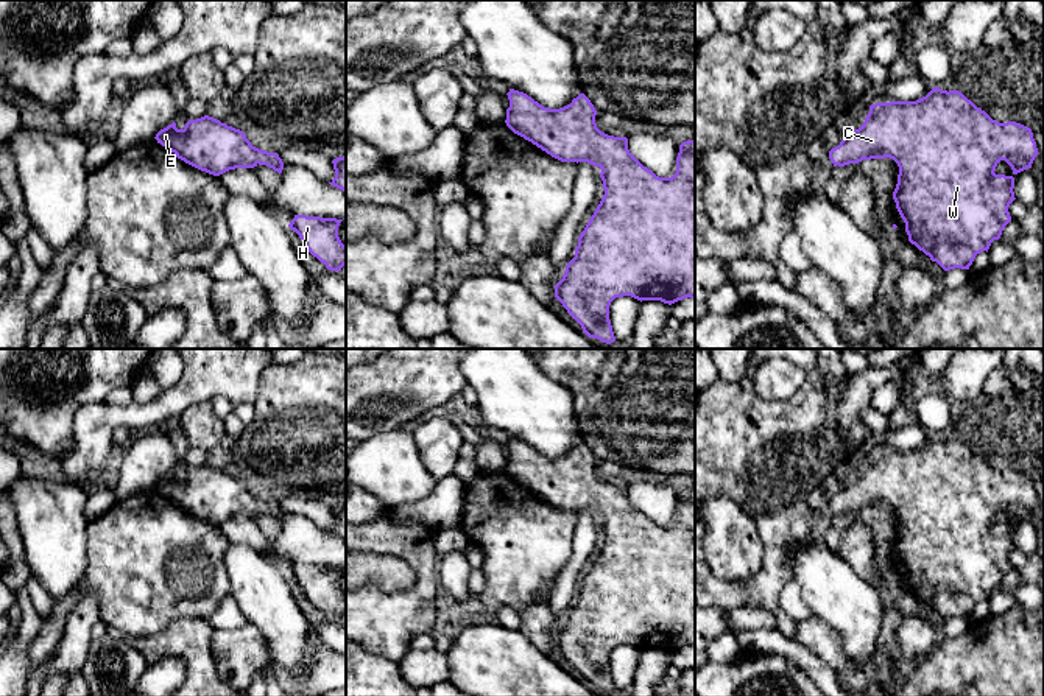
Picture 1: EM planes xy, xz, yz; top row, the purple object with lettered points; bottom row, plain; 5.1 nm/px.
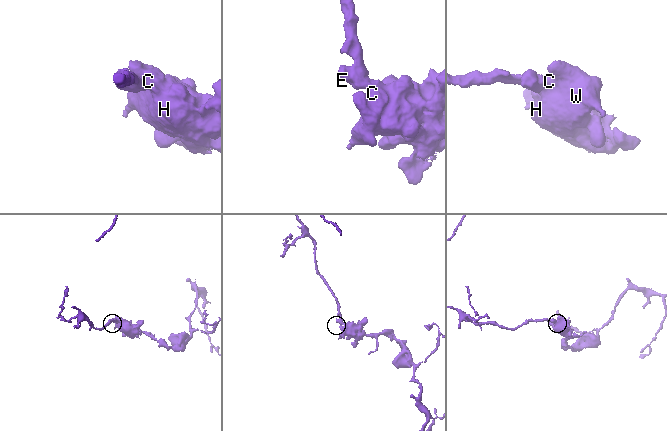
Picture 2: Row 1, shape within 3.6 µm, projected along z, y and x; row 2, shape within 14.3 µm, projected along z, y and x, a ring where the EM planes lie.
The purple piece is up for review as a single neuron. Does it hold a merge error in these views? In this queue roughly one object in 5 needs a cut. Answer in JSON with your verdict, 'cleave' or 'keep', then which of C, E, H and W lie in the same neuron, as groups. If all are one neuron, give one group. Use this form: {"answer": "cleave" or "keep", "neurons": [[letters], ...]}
{"answer": "keep", "neurons": [["C", "E", "H", "W"]]}

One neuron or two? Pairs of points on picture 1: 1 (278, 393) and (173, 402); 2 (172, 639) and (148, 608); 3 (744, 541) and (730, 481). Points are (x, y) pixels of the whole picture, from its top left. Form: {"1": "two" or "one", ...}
{"1": "two", "2": "two", "3": "two"}

